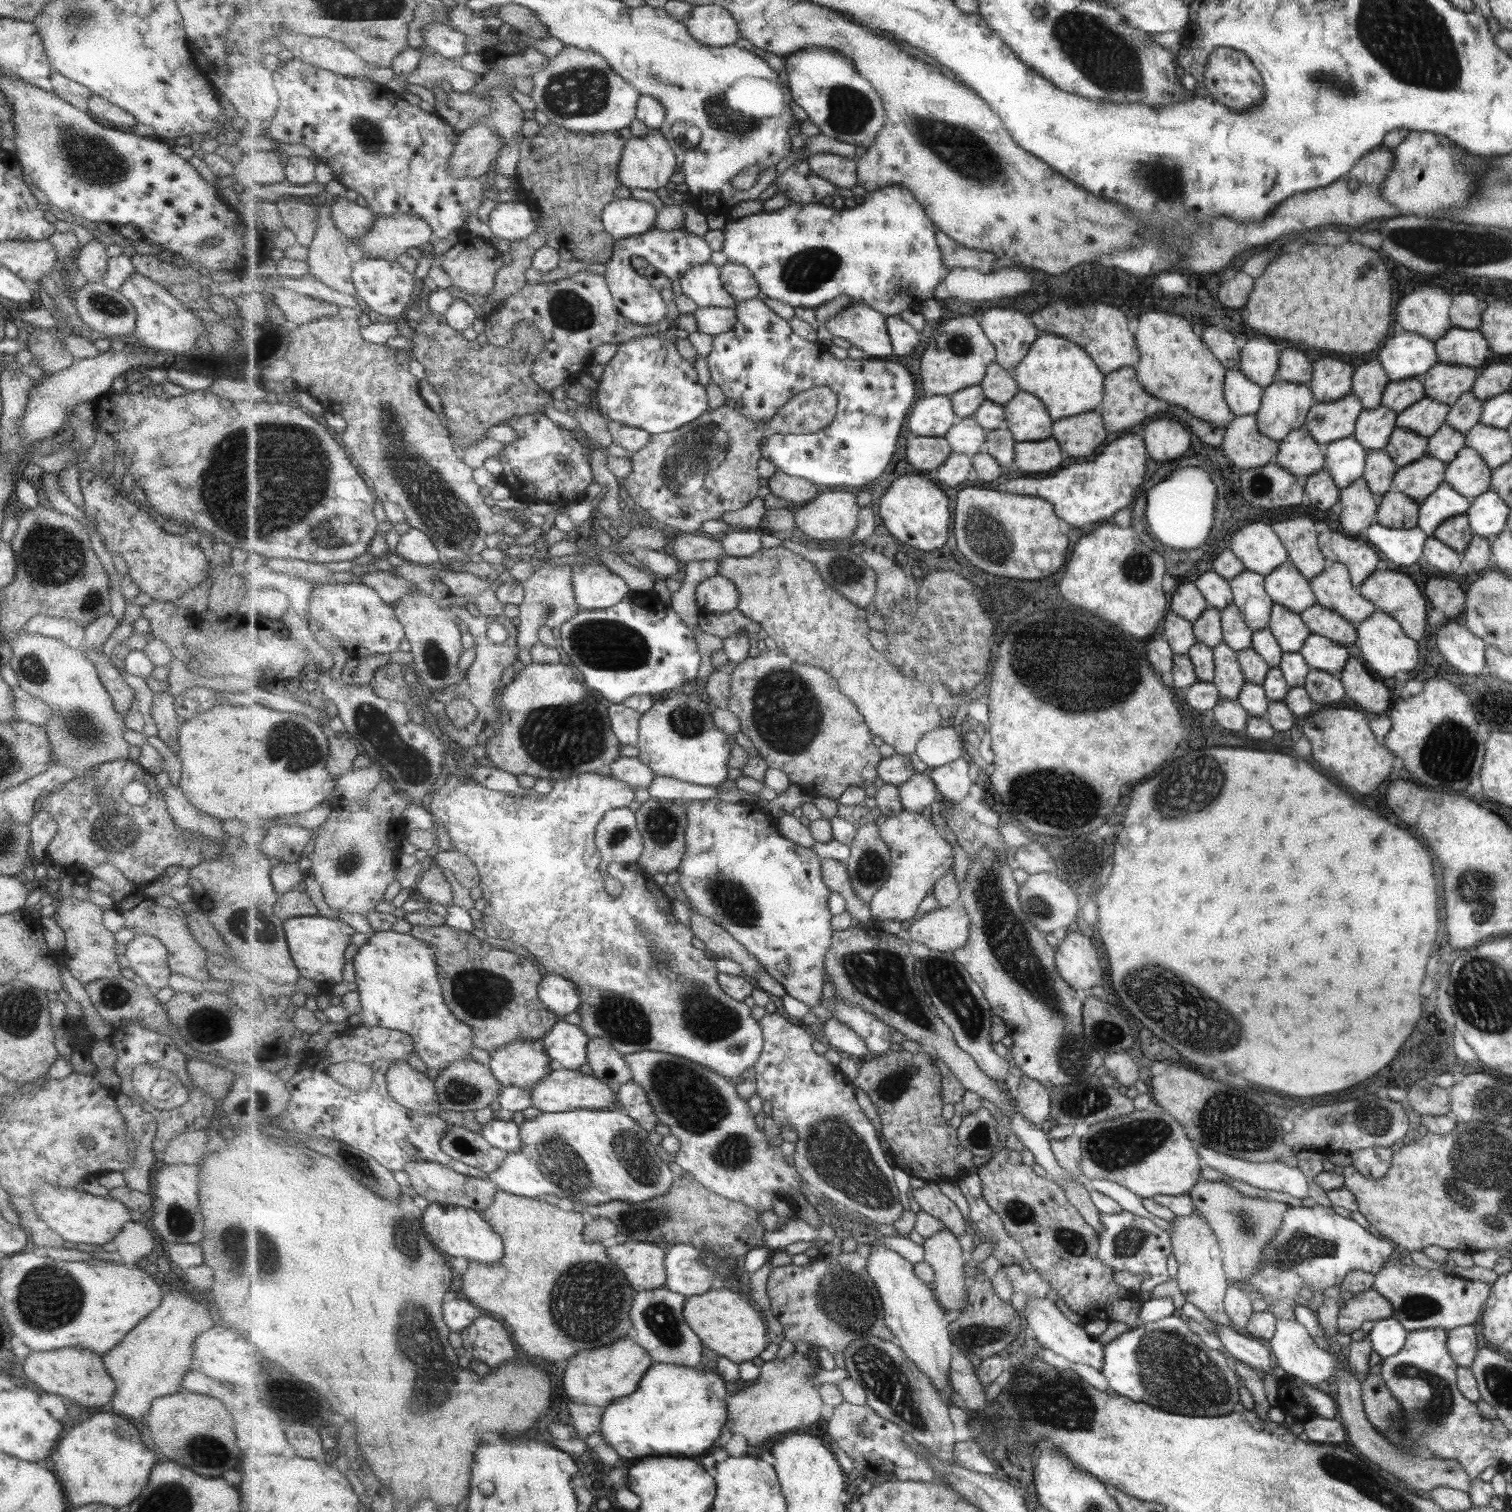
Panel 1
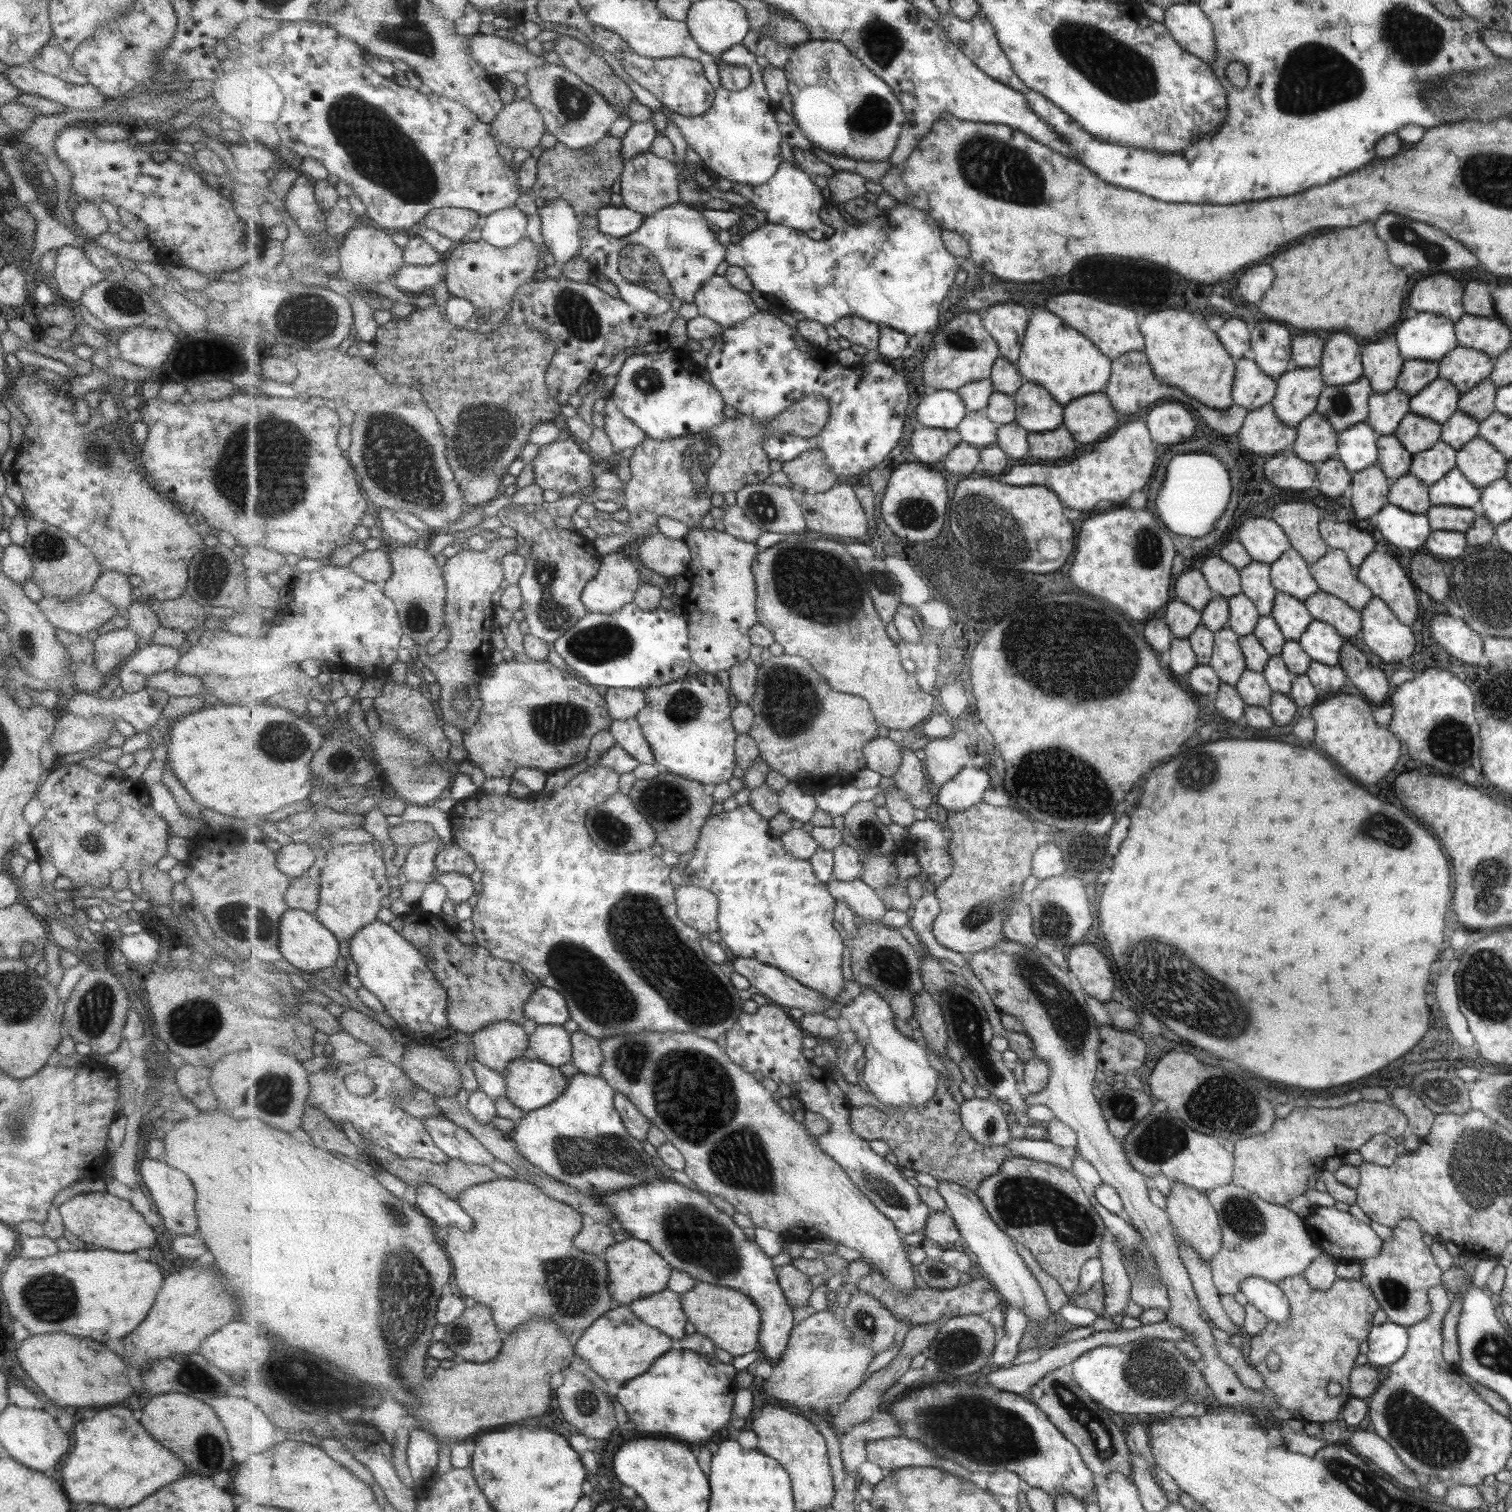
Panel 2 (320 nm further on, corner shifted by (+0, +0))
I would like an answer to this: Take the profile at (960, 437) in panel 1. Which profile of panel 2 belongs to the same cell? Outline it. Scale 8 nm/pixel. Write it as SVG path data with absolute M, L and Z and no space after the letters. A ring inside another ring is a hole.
M988 408L969 411L959 426L962 440L980 448L997 444L999 429L999 424L989 418Z

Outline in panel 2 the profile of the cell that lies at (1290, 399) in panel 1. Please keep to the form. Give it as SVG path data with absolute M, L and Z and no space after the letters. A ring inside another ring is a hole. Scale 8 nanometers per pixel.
M1296 367L1277 378L1276 383L1271 406L1274 406L1276 417L1293 428L1314 412L1326 387L1319 367Z

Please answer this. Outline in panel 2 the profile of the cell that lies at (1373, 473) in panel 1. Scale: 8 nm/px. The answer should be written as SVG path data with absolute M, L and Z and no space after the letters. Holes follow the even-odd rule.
M1379 435L1378 460L1379 465L1387 478L1393 480L1409 474L1413 455L1399 442L1394 435Z

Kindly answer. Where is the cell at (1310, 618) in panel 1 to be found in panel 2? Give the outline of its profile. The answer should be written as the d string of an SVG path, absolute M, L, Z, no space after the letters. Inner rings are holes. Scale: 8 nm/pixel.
M1321 589L1305 600L1313 620L1329 623L1340 635L1353 636L1359 630L1359 614L1342 599L1324 593Z

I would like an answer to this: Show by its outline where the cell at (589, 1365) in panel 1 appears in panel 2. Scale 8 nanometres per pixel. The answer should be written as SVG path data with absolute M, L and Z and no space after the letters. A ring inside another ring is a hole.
M623 1305L617 1310L603 1314L577 1342L577 1354L584 1359L591 1370L604 1380L616 1380L623 1386L632 1378L637 1378L650 1370L658 1358L675 1348L675 1340L661 1330L642 1322L639 1315Z

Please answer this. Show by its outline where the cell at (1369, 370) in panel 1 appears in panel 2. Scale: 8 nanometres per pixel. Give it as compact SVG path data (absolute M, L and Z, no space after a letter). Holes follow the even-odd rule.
M1395 338L1365 345L1362 350L1363 378L1370 380L1374 393L1383 394L1397 385L1402 373L1402 355Z

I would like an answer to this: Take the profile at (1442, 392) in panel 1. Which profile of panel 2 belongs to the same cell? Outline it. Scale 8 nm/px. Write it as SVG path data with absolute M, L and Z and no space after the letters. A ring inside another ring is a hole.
M1455 347L1437 362L1438 378L1447 379L1461 393L1490 377L1494 369L1494 362L1488 354L1471 347Z

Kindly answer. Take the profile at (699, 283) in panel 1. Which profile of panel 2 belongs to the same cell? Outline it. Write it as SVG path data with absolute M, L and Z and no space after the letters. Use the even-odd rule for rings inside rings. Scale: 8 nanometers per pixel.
M715 275L695 298L700 315L718 322L723 330L733 328L760 311L749 293L737 290L726 276Z

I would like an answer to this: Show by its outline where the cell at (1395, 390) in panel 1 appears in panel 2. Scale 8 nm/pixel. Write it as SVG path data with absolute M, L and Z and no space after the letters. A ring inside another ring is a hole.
M1427 359L1404 360L1402 373L1399 374L1395 387L1397 390L1407 393L1411 398L1437 378L1437 361L1431 362Z

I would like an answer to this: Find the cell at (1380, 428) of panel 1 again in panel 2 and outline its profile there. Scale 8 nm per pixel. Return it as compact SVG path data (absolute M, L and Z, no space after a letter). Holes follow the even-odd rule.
M1394 387L1383 394L1373 393L1365 422L1380 435L1391 435L1409 412L1410 396Z

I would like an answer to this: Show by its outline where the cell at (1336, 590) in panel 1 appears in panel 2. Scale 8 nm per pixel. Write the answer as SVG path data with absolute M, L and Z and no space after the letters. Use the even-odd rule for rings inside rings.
M1342 550L1327 551L1309 569L1324 593L1335 595L1355 610L1362 610L1373 597L1373 592L1351 574L1349 559Z

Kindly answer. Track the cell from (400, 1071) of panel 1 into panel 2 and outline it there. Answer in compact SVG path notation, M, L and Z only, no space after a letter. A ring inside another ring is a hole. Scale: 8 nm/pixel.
M345 1008L345 1011L338 1018L343 1030L355 1039L372 1046L378 1052L379 1057L402 1066L406 1051L405 1044L395 1040L391 1036L391 1030L384 1028L373 1017L367 1015L364 1009Z

